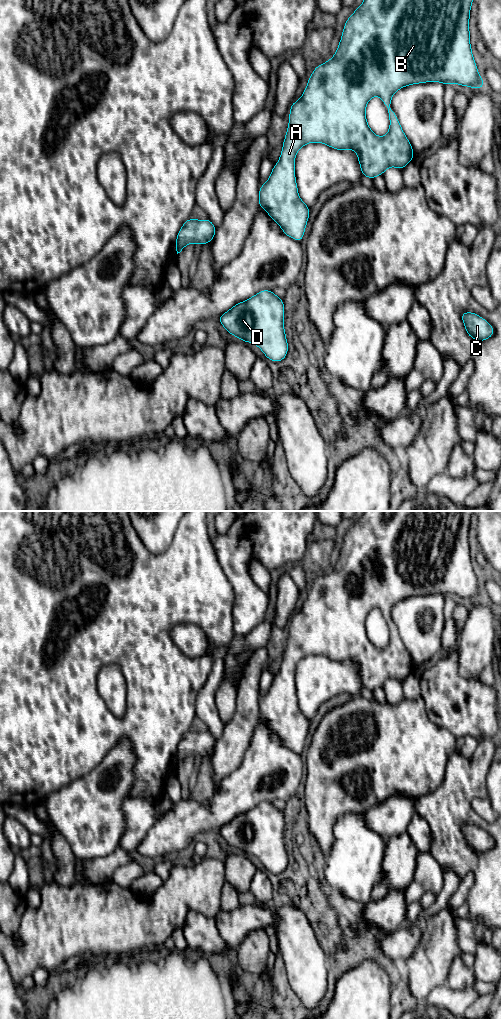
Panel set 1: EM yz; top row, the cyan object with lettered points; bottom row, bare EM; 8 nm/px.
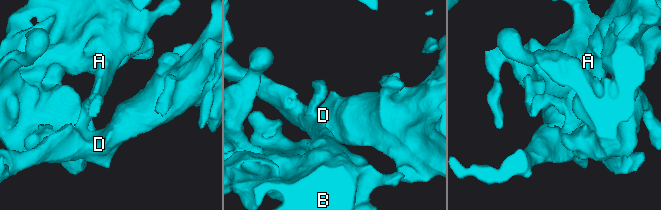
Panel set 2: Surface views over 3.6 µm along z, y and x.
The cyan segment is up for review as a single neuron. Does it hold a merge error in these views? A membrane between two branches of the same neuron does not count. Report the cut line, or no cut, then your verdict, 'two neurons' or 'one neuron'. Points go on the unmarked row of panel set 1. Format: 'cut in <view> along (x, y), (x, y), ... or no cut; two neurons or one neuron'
no cut; one neuron

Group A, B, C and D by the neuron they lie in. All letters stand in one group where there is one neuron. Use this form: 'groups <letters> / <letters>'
groups A B C D

